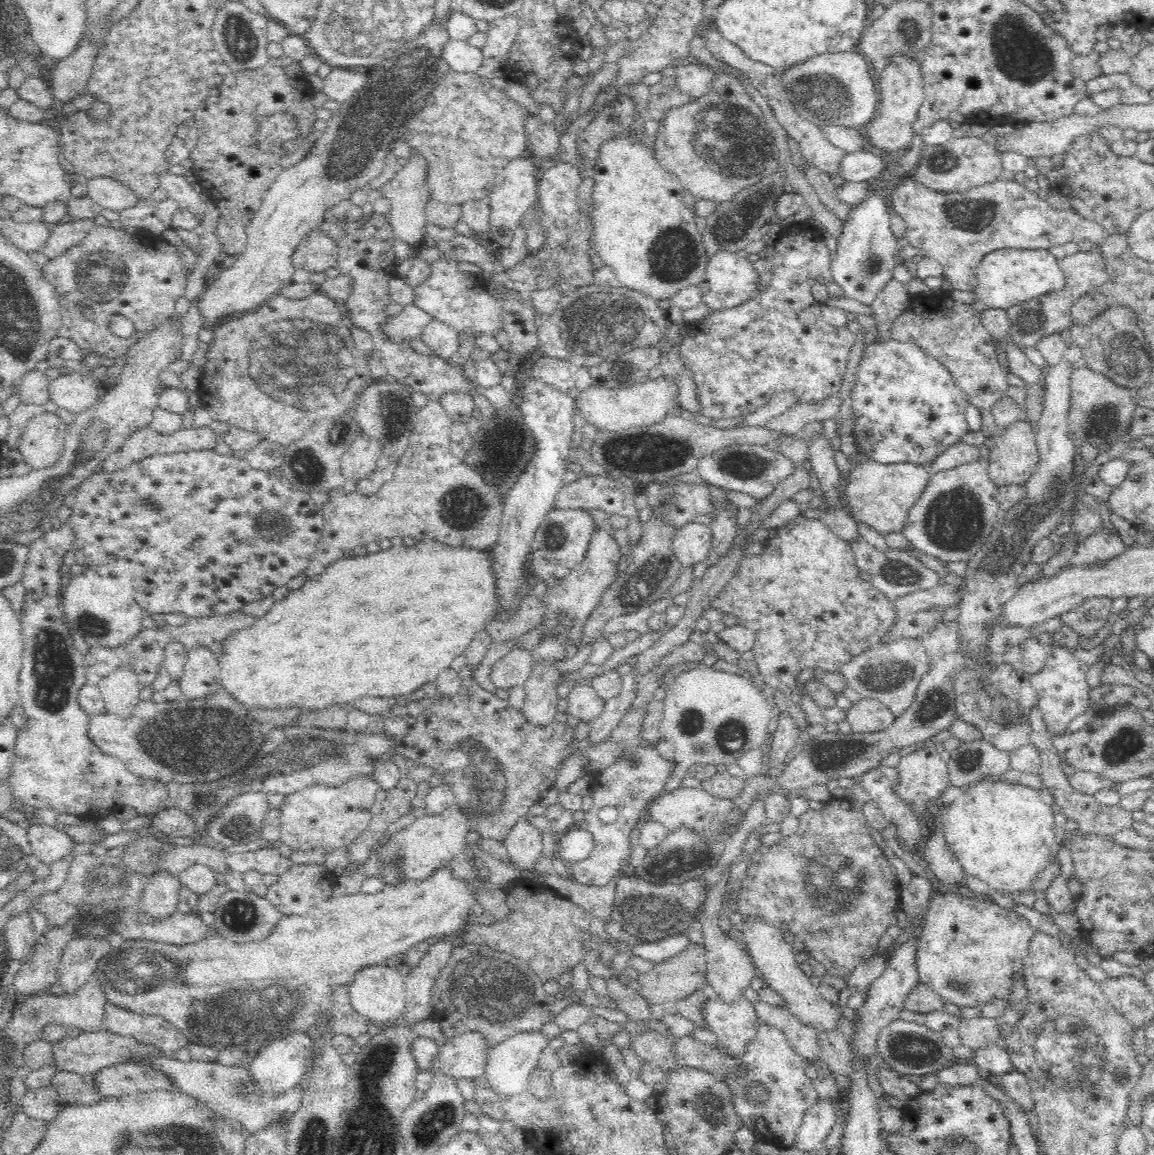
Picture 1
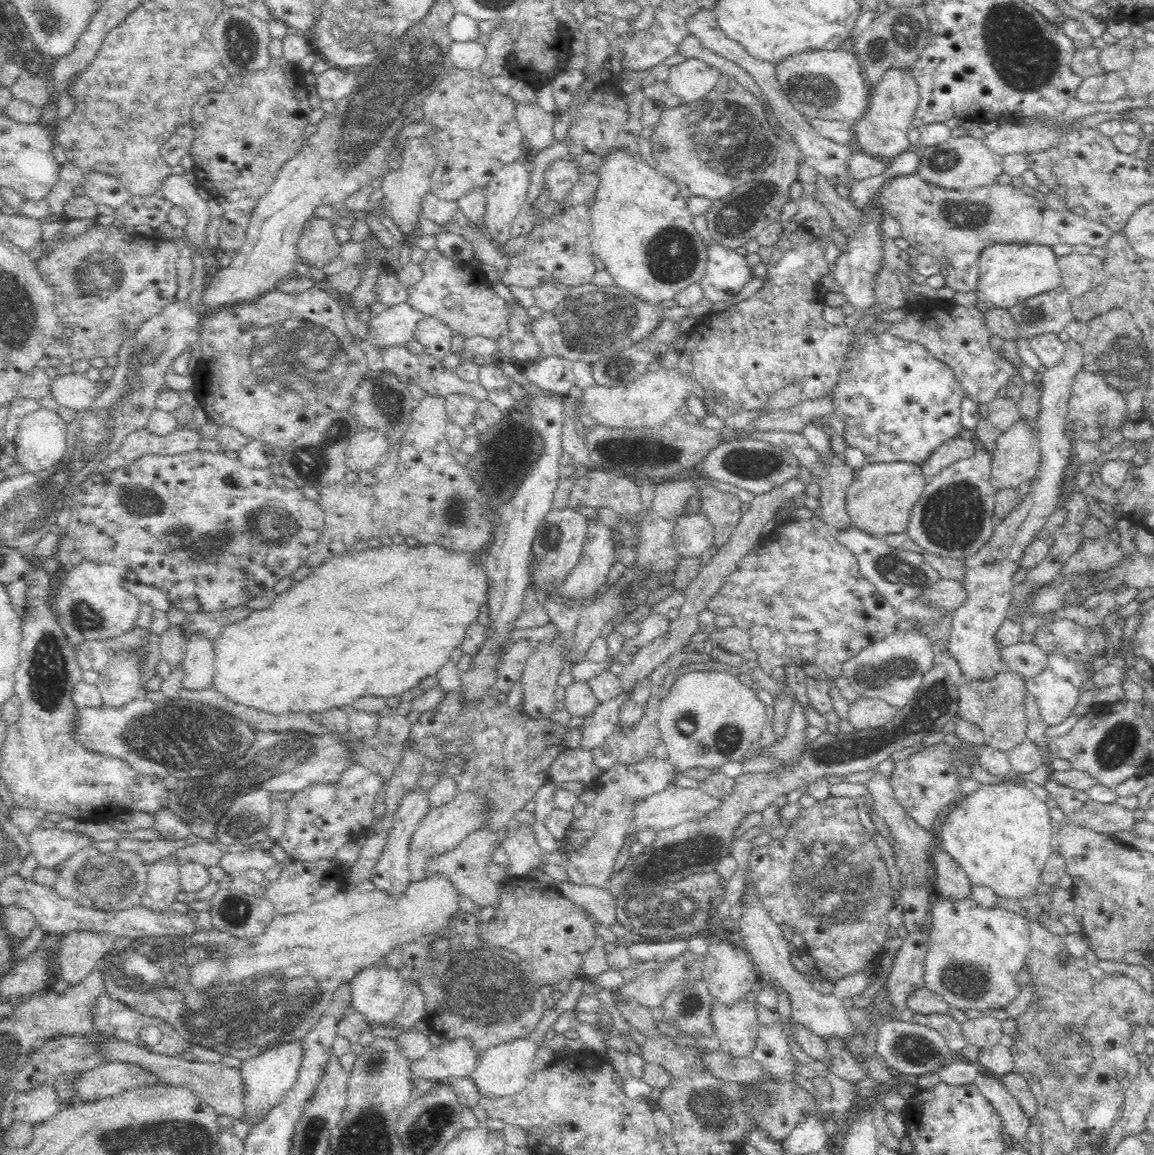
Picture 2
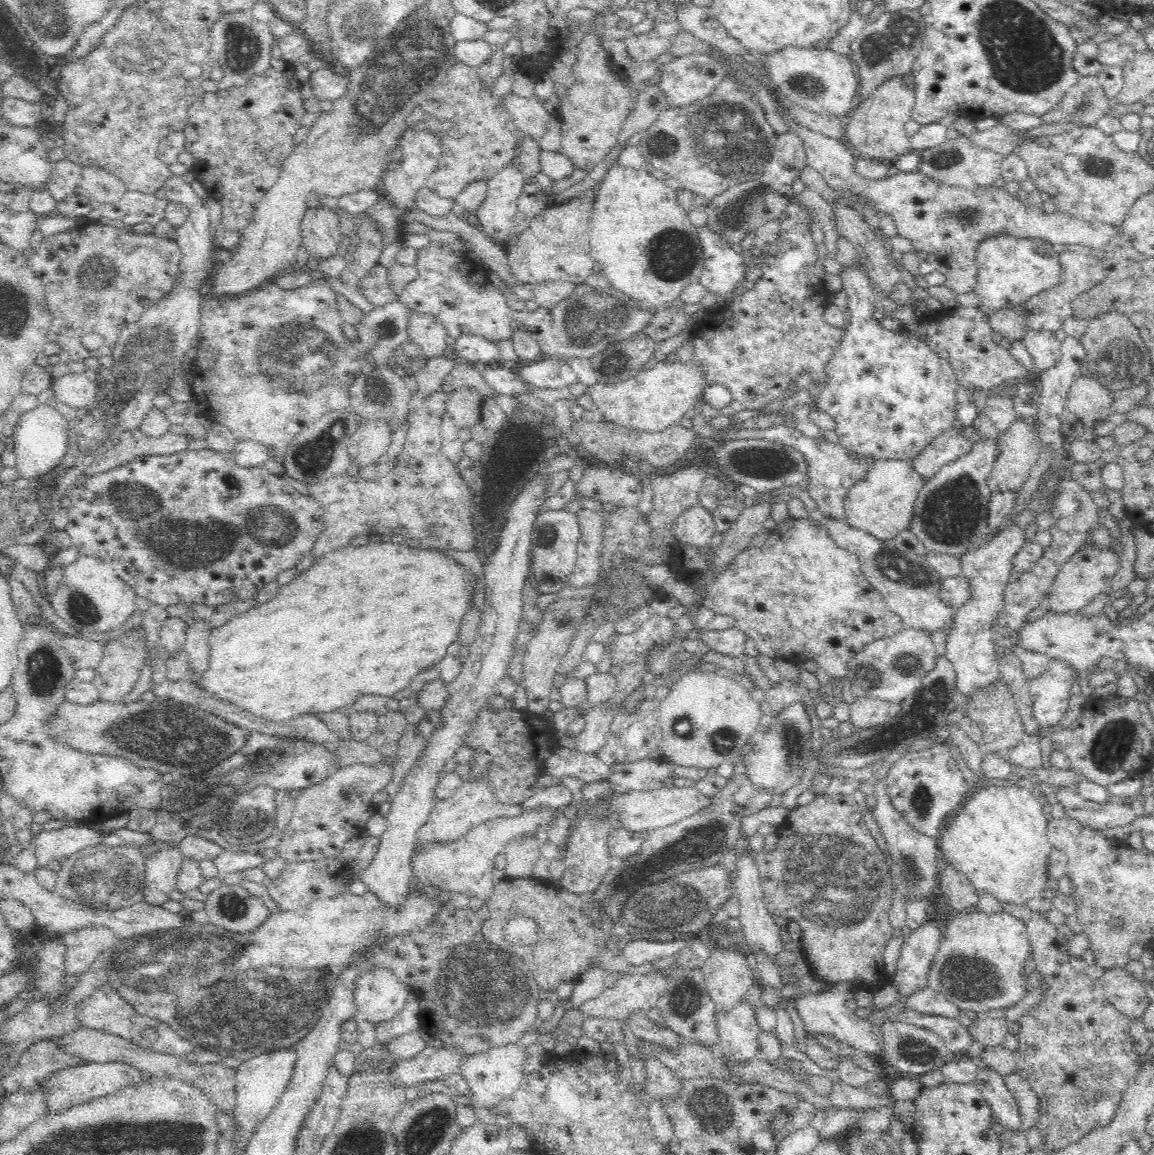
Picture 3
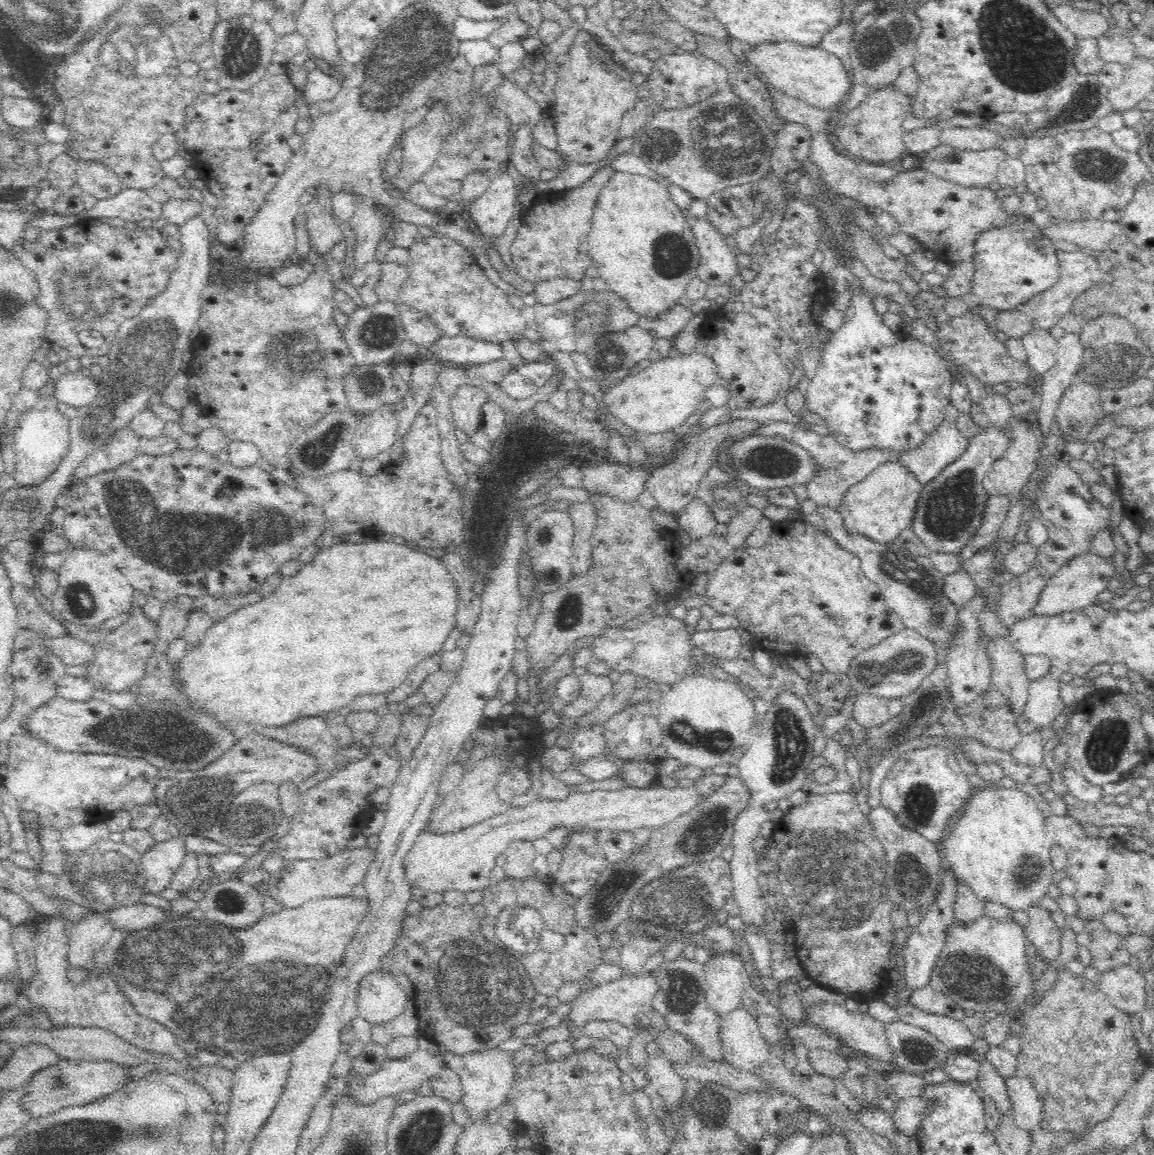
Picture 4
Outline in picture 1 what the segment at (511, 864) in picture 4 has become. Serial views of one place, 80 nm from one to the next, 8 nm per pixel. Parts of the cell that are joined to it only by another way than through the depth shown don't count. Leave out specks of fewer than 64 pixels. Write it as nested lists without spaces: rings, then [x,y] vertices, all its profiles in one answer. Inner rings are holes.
[[[520,817],[502,839],[512,866],[520,872],[534,869],[536,860],[542,855],[541,834],[541,830]]]

